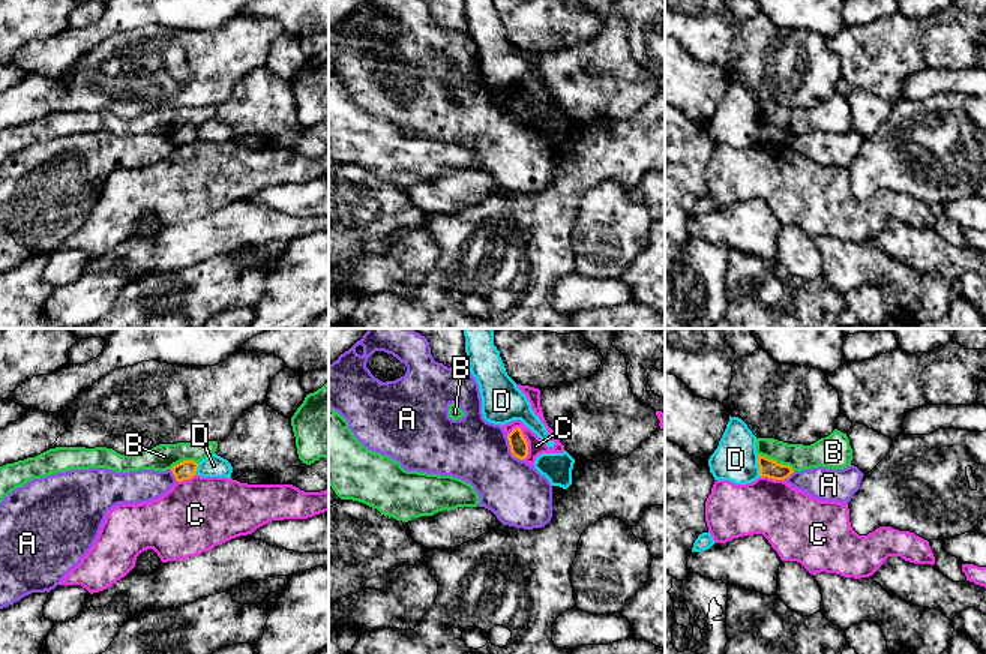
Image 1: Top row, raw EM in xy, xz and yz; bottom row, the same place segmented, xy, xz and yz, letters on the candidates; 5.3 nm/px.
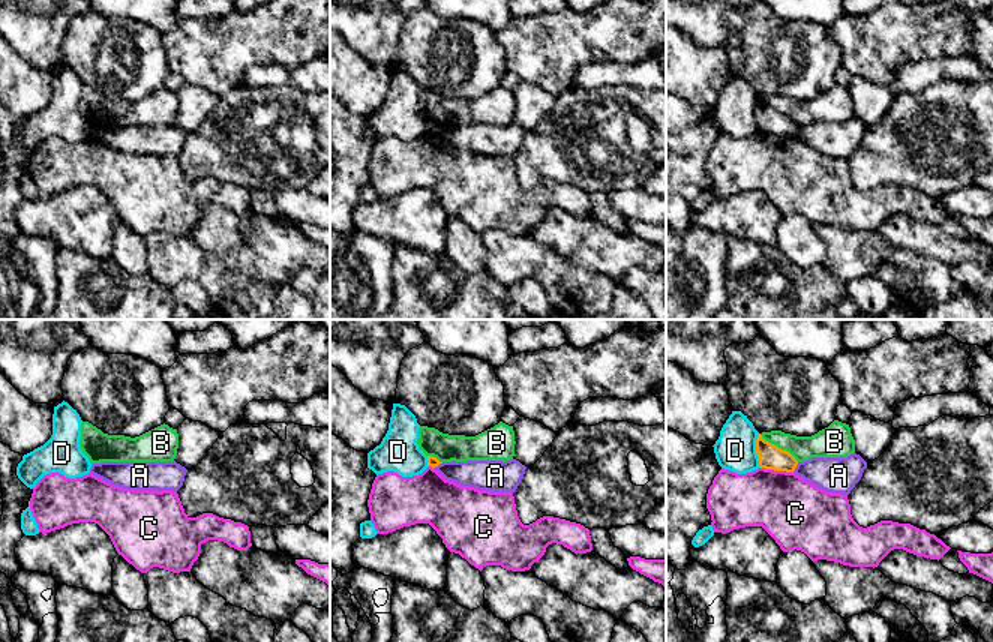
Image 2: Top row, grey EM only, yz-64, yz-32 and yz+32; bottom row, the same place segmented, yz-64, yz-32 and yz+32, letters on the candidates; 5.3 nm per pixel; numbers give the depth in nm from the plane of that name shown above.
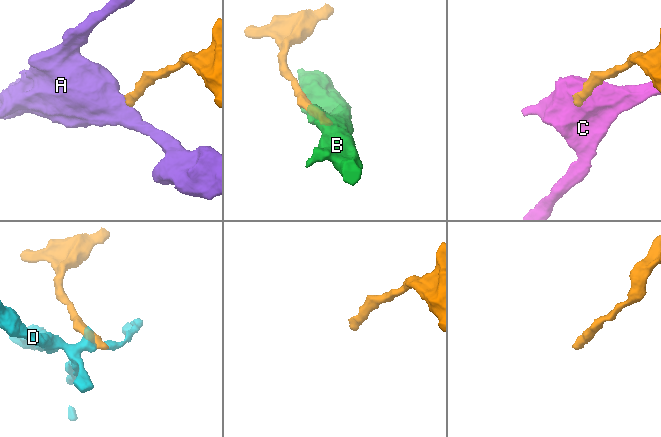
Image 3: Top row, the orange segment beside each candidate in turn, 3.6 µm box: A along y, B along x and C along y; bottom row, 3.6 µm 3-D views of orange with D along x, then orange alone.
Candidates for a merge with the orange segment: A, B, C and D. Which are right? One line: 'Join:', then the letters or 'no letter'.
Join: no letter

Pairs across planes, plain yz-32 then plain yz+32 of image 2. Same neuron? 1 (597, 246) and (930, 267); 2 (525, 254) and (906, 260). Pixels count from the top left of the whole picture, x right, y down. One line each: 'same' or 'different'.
1: different
2: same

